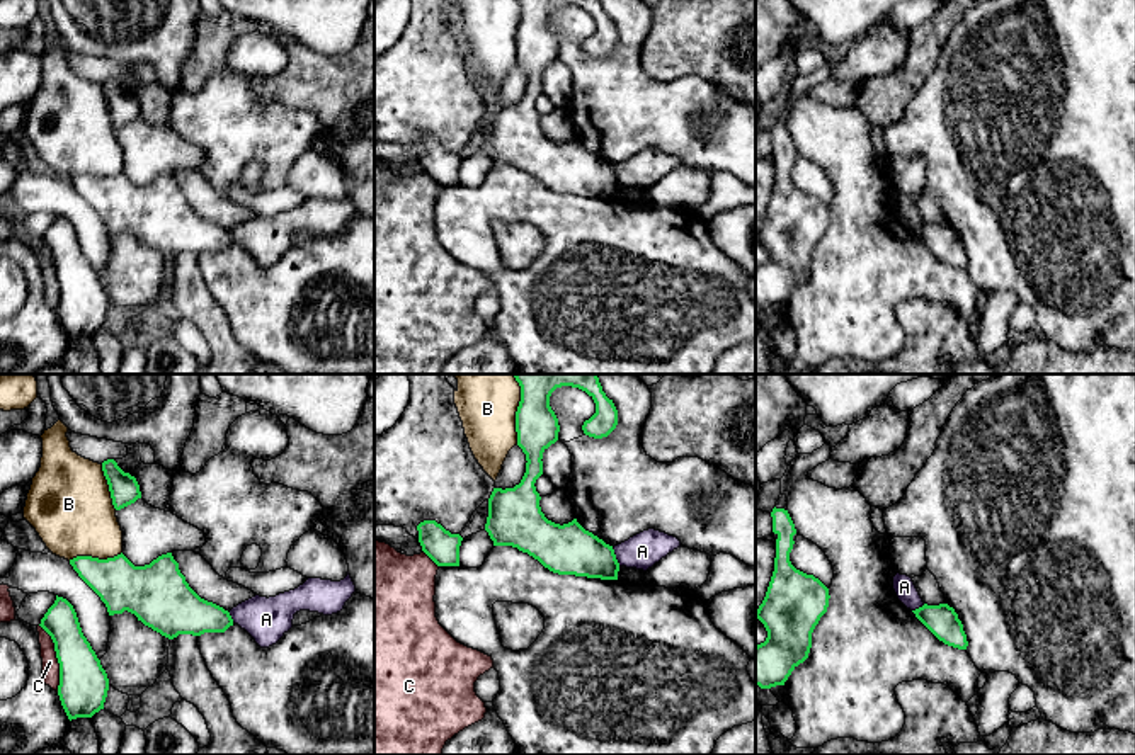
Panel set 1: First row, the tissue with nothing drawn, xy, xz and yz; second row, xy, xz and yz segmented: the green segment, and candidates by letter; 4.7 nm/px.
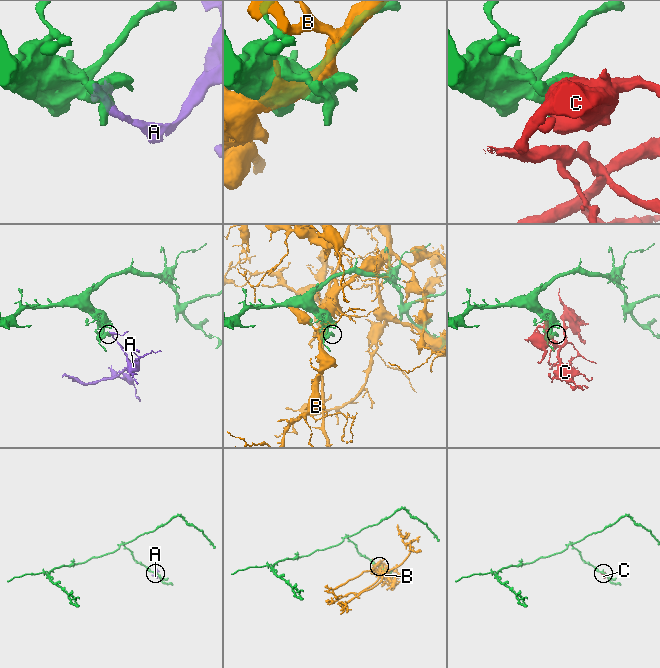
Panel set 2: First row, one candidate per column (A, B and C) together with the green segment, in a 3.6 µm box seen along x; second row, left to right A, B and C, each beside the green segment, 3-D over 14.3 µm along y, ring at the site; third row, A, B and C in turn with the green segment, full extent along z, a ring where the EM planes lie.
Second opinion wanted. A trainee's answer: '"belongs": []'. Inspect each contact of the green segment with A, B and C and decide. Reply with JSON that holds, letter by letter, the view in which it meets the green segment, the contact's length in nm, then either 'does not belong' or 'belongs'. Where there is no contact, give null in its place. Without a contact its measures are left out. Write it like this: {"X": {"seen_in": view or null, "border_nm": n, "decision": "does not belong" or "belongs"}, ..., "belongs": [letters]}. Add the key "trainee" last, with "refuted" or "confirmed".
{"A": {"seen_in": "xz", "border_nm": 100, "decision": "does not belong"}, "B": {"seen_in": "xz", "border_nm": 340, "decision": "does not belong"}, "C": {"seen_in": "xy", "border_nm": 340, "decision": "does not belong"}, "belongs": [], "trainee": "confirmed"}

